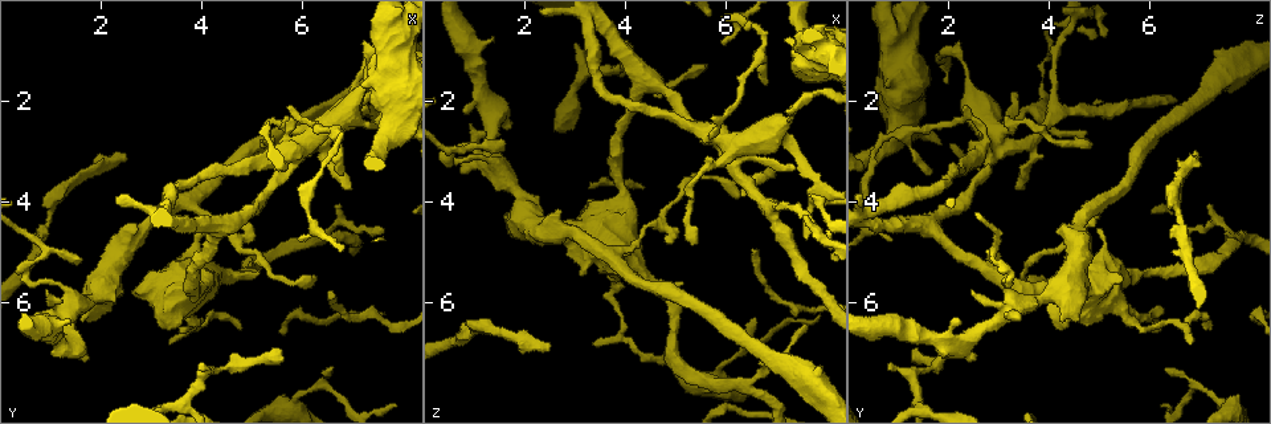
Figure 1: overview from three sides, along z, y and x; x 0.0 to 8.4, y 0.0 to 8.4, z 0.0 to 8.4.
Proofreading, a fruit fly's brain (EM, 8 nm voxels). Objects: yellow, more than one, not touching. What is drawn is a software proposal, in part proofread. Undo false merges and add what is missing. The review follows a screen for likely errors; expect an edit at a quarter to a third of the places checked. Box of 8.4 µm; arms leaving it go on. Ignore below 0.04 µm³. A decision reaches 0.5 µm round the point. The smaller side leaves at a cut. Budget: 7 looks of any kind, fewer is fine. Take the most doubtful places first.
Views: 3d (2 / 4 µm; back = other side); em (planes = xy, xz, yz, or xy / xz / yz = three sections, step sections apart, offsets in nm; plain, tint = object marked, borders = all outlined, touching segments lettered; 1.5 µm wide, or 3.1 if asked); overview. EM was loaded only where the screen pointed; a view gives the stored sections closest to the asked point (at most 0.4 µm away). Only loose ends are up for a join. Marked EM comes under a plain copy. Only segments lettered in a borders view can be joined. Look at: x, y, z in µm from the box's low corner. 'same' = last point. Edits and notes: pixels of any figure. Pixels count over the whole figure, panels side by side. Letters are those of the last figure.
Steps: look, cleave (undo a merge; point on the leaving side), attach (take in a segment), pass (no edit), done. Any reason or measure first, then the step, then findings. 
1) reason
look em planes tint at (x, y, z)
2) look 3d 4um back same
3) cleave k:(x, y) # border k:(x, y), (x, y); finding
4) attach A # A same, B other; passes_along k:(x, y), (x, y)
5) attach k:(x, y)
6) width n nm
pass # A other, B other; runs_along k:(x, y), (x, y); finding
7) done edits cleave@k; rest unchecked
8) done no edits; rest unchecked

an open end
look 3d 4um at (6.95, 3.70, 3.35)

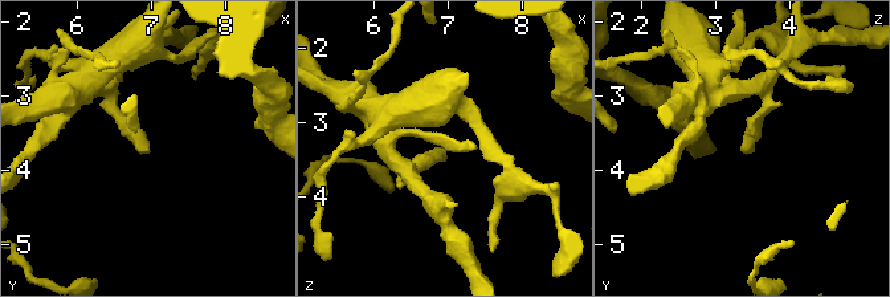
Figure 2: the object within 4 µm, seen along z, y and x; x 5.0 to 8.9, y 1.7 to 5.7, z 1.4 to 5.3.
look em xy step 8 borders at (6.95, 3.75, 3.35)

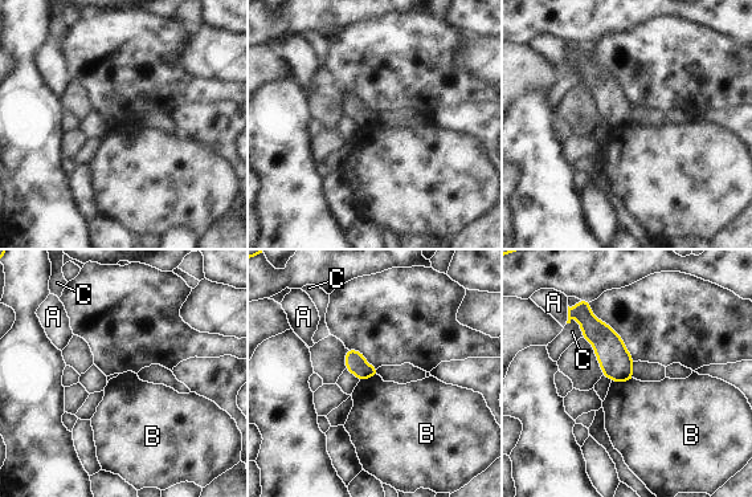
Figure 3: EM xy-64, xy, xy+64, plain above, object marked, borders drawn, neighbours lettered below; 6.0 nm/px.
cut it another way
look em planes borders same

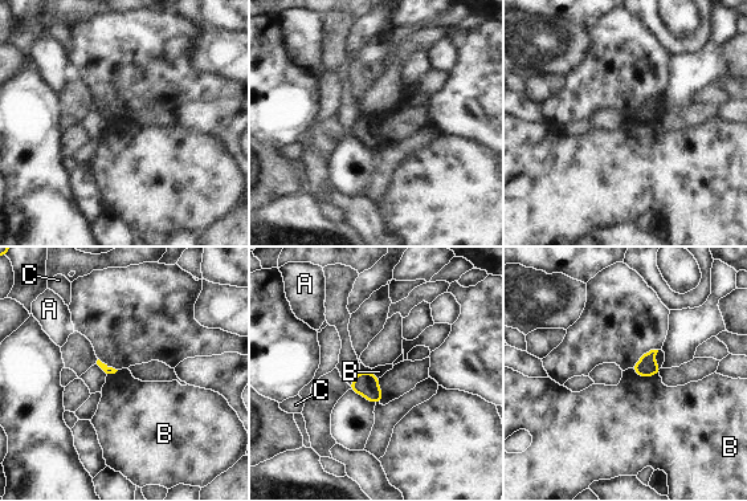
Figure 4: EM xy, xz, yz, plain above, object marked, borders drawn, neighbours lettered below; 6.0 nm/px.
longest_contact B 180 nm
pass # A other, B other, C other; no lettered segment goes on from it

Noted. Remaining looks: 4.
free end
look em yz step 4 tint at (6.80, 3.50, 1.60)

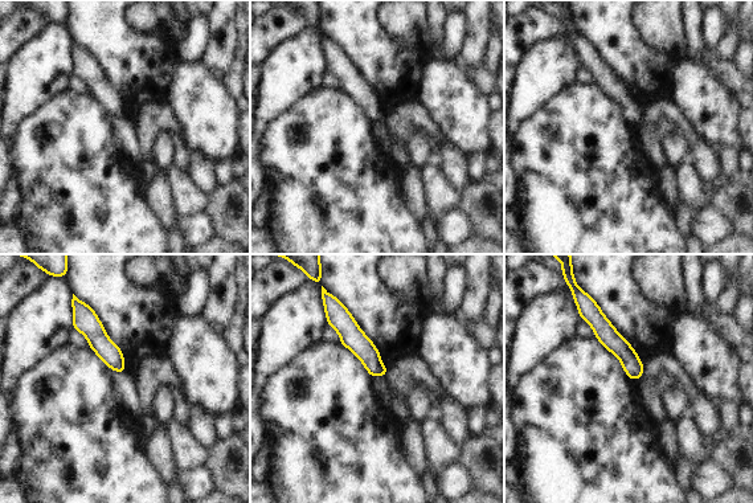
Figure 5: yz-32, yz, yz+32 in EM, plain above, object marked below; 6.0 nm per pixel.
look em planes tint same

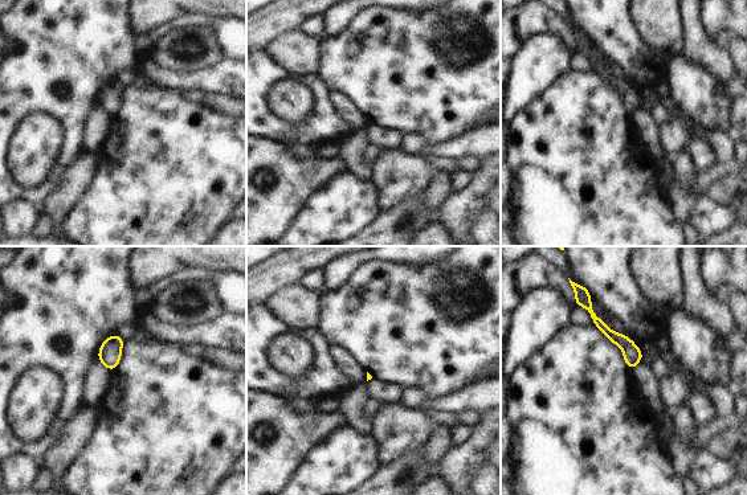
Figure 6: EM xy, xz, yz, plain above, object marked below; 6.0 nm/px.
see the neighbours
look em planes borders same

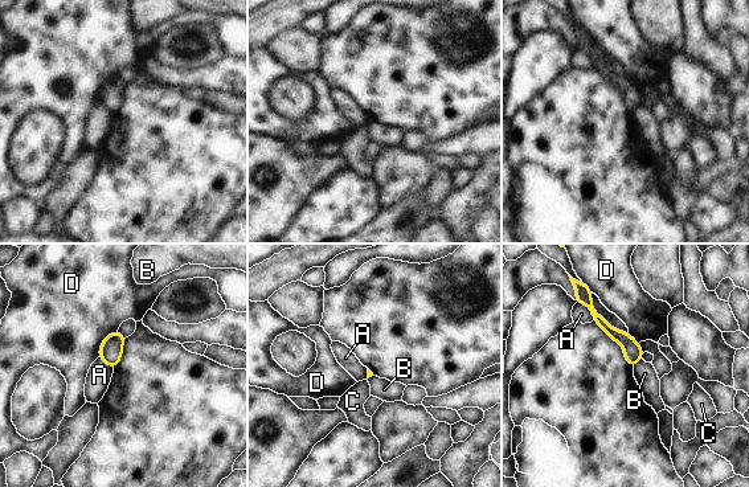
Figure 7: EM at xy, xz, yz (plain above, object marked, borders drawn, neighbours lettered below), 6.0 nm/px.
pass # A other, B other, C other, D other; runs_along 7:(589, 303), (633, 351), (633, 361); no lettered segment goes on from it

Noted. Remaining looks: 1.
done no edits; rest unchecked

